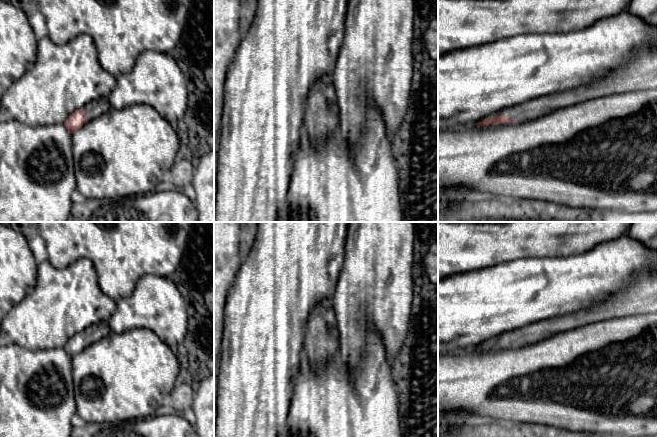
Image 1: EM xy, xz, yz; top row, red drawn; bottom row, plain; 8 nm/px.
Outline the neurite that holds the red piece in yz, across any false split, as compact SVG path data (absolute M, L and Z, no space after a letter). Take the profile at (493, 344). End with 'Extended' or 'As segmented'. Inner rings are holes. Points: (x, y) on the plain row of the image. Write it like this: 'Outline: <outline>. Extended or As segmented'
Outline: M646 270L610 295L602 304L527 325L504 335L503 338L491 340L475 348L484 350L521 346L589 323L653 312L657 312L657 270Z. Extended

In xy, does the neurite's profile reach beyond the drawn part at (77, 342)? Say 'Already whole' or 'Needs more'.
Needs more

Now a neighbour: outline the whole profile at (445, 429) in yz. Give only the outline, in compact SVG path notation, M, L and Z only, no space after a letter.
M461 411L438 413L438 437L447 437L449 435L452 436L454 434L454 428L449 422L464 416L469 416L469 414Z

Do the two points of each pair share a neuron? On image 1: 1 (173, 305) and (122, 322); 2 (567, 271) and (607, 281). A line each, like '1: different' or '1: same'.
1: same
2: same

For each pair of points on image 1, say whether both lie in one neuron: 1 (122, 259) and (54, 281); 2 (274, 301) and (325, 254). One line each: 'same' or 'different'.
1: different
2: same

